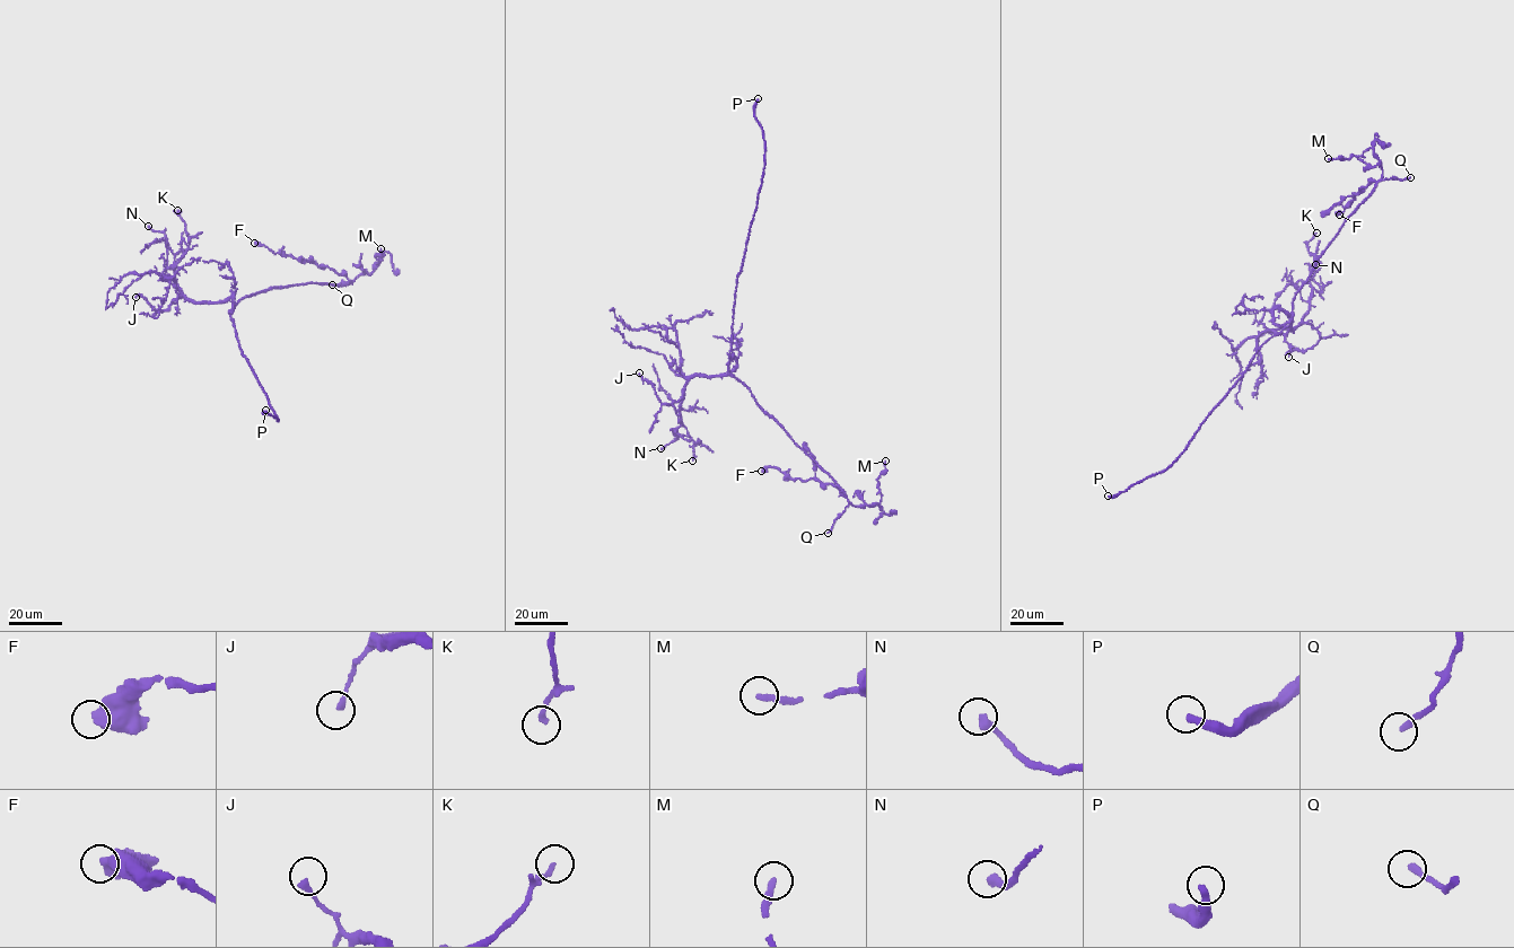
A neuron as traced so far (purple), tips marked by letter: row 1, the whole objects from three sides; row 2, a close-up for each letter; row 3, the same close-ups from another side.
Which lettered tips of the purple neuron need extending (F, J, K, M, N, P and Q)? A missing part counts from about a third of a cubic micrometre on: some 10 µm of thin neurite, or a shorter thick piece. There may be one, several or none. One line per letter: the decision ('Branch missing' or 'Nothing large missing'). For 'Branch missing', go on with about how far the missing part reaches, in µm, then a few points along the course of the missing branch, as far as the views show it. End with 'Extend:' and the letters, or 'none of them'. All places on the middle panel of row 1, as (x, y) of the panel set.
F: Nothing large missing
J: Nothing large missing
K: Nothing large missing
M: Branch missing. Missing length about 15 µm. Course of what is missing: (885, 461), (906, 438)
N: Nothing large missing
P: Branch missing. Missing length about 20 µm
Q: Branch missing. Missing length about 6 µm
Extend: M, P, Q

